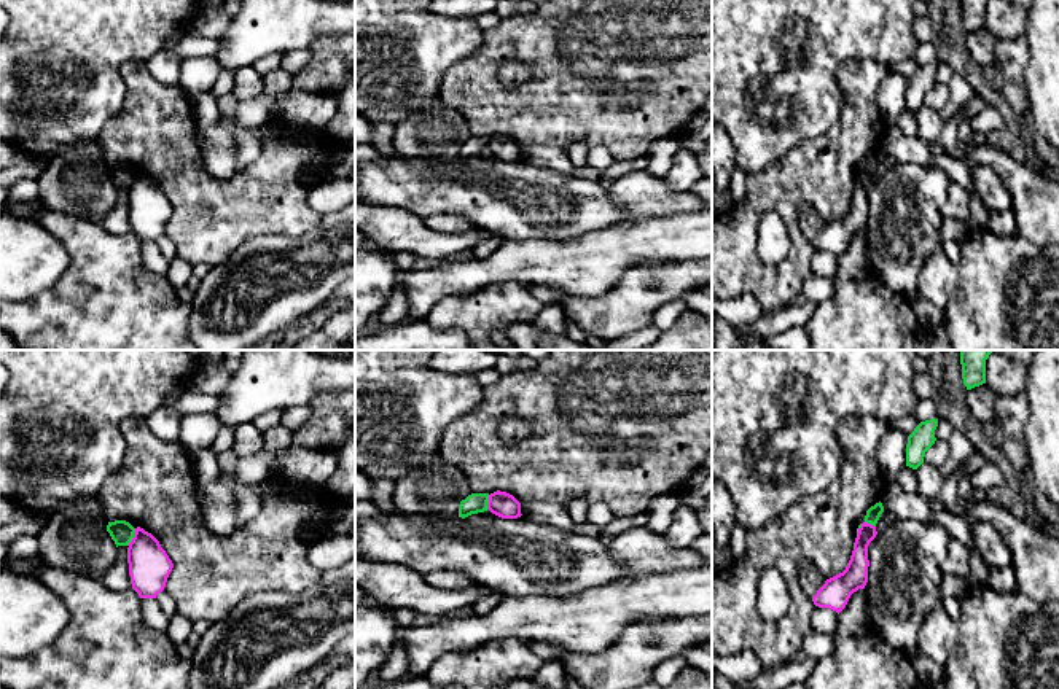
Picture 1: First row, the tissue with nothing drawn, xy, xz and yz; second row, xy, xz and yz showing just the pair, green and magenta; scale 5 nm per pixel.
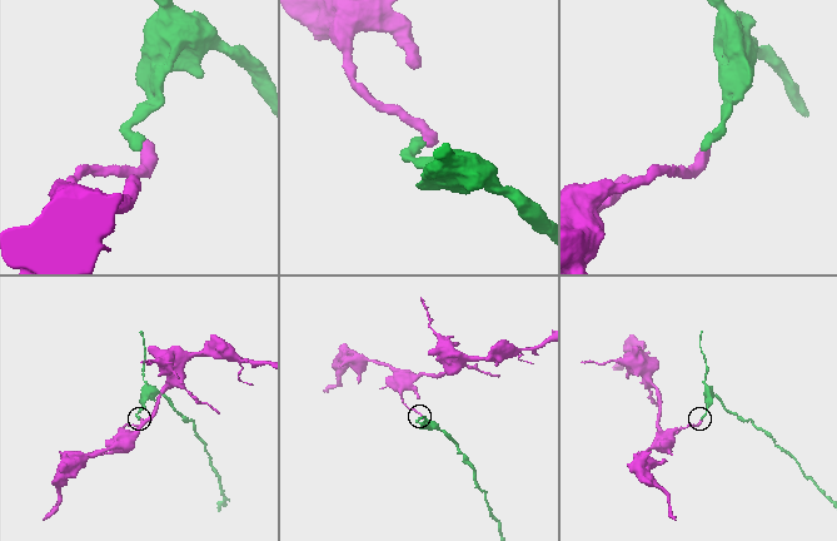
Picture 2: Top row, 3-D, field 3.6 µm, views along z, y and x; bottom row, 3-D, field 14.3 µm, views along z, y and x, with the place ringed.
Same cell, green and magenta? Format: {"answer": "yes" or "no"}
{"answer": "no"}

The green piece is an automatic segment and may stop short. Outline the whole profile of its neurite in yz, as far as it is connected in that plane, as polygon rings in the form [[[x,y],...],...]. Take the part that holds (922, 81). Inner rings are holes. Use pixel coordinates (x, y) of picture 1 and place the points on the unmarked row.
[[[938,62],[920,65],[908,80],[906,110],[917,113],[924,107],[925,95],[935,88]]]

